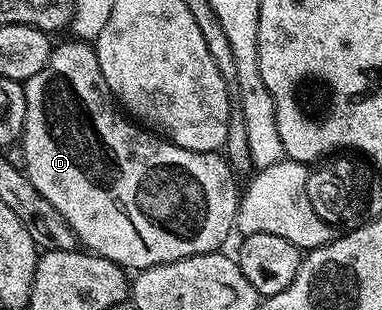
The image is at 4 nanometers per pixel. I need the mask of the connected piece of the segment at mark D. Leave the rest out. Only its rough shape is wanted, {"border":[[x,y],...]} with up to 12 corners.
{"border":[[89,43],[25,81],[24,175],[127,270],[219,251],[240,184],[123,115]]}

